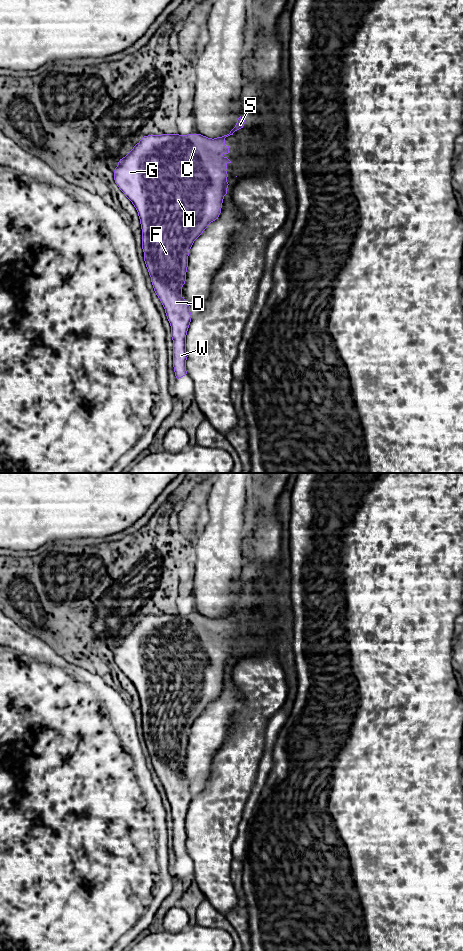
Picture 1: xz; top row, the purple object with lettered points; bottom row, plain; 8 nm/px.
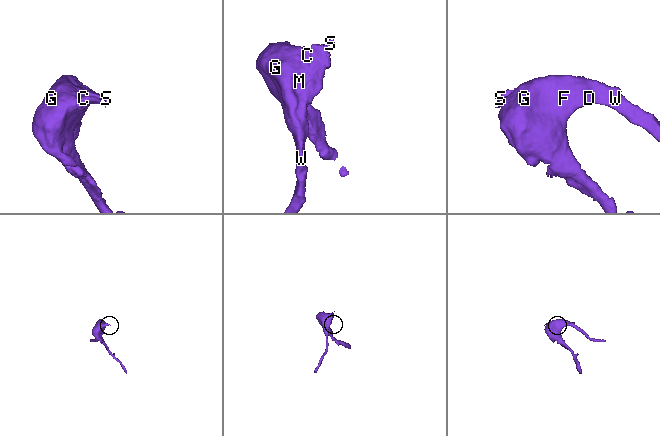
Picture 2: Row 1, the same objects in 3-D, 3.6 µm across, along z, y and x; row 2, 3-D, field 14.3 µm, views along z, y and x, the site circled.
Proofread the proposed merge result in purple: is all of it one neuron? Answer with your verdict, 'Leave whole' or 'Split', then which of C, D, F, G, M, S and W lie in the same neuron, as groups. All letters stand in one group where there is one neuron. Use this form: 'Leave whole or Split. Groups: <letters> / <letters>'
Leave whole. Groups: C D F G M S W

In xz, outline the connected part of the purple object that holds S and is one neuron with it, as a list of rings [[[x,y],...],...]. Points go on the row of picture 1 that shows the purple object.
[[[240,116],[229,134],[214,139],[201,134],[144,136],[120,159],[114,170],[115,183],[138,212],[144,261],[171,326],[177,379],[187,374],[186,335],[192,315],[182,297],[182,287],[186,281],[188,256],[194,241],[221,213],[229,185],[227,164],[231,163],[223,156],[229,153],[225,138],[243,128],[245,123]]]

